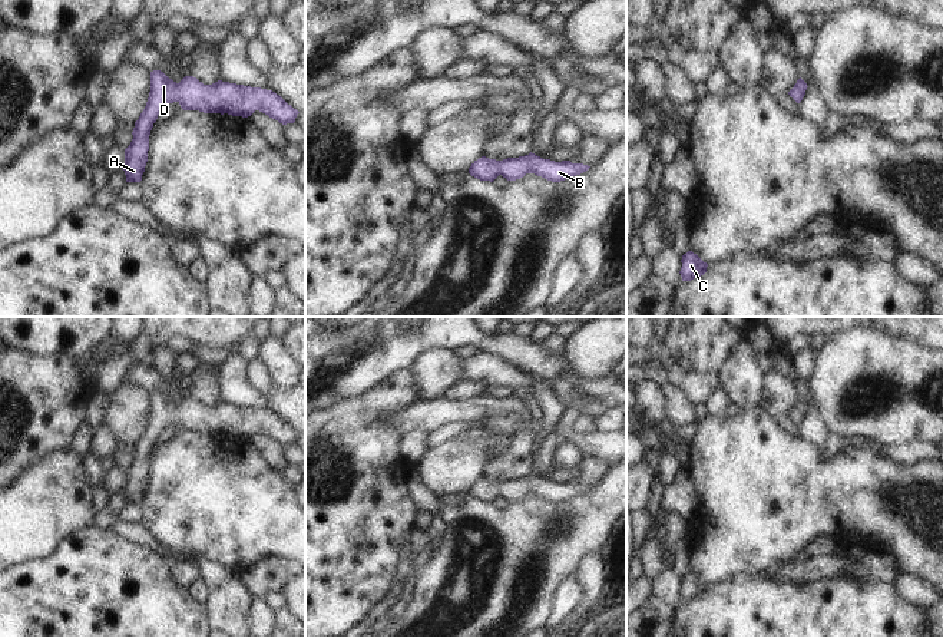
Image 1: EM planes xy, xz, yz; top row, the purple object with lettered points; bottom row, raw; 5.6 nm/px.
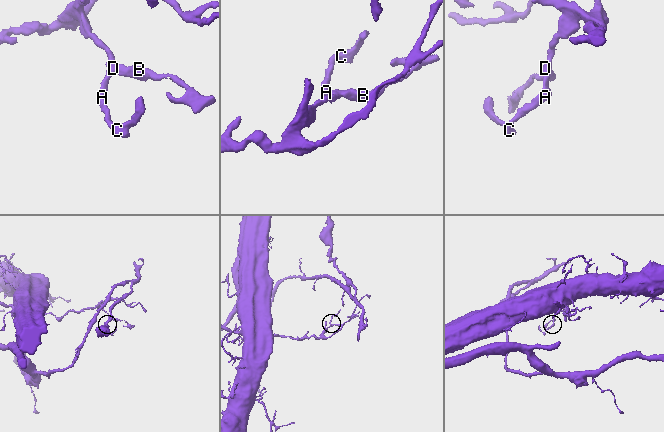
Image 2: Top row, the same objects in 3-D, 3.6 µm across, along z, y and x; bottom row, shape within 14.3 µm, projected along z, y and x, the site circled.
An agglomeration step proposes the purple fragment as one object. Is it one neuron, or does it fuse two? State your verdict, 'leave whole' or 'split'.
leave whole

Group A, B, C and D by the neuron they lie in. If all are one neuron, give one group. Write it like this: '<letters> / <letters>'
A B C D

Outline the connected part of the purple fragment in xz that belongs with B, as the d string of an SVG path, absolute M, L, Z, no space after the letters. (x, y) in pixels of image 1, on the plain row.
M535 475L519 479L507 479L503 482L479 479L469 489L469 495L480 502L493 503L499 496L507 502L516 502L526 495L535 495L552 503L560 503L572 497L586 493L590 487L583 485L572 485L570 482L555 483L543 480Z

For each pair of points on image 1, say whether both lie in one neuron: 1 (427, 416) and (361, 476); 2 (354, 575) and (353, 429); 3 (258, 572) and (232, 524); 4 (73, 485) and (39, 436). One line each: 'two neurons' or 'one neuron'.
1: two neurons
2: one neuron
3: two neurons
4: two neurons

